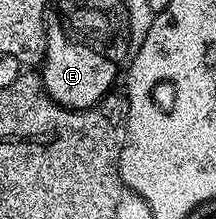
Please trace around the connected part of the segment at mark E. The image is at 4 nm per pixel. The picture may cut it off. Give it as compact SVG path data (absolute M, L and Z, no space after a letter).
M54 24L45 27L44 60L40 66L40 75L47 94L58 105L70 110L84 110L86 107L96 105L97 102L100 102L101 99L109 95L111 91L109 89L116 78L116 72L118 72L118 66L116 64L104 61L103 58L98 58L97 54L82 49L80 44L72 45L65 41L65 36Z

